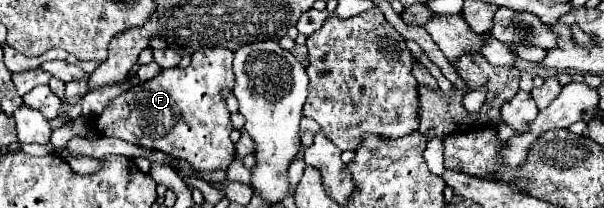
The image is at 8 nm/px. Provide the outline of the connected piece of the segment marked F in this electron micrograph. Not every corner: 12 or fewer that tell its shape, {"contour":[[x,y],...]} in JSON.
{"contour":[[230,49],[112,99],[96,131],[184,159],[236,157]]}

